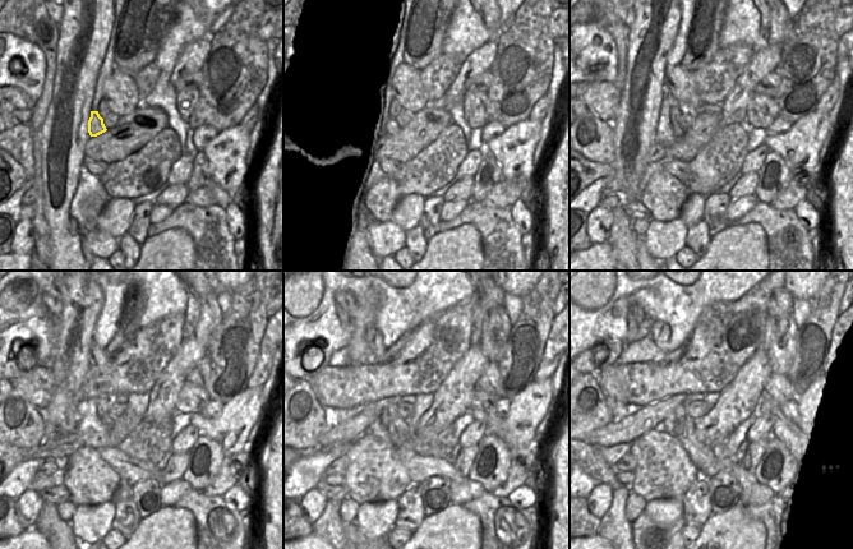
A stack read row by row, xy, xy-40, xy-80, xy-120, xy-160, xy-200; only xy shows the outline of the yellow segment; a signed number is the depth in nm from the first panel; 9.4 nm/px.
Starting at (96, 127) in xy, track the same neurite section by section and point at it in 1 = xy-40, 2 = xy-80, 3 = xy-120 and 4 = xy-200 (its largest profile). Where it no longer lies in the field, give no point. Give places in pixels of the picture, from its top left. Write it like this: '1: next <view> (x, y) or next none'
1: next xy-40 (381, 128)
2: next xy-80 (667, 133)
3: next xy-120 (95, 433)
4: next xy-200 (701, 455)

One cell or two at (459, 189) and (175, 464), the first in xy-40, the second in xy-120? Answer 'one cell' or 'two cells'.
one cell

